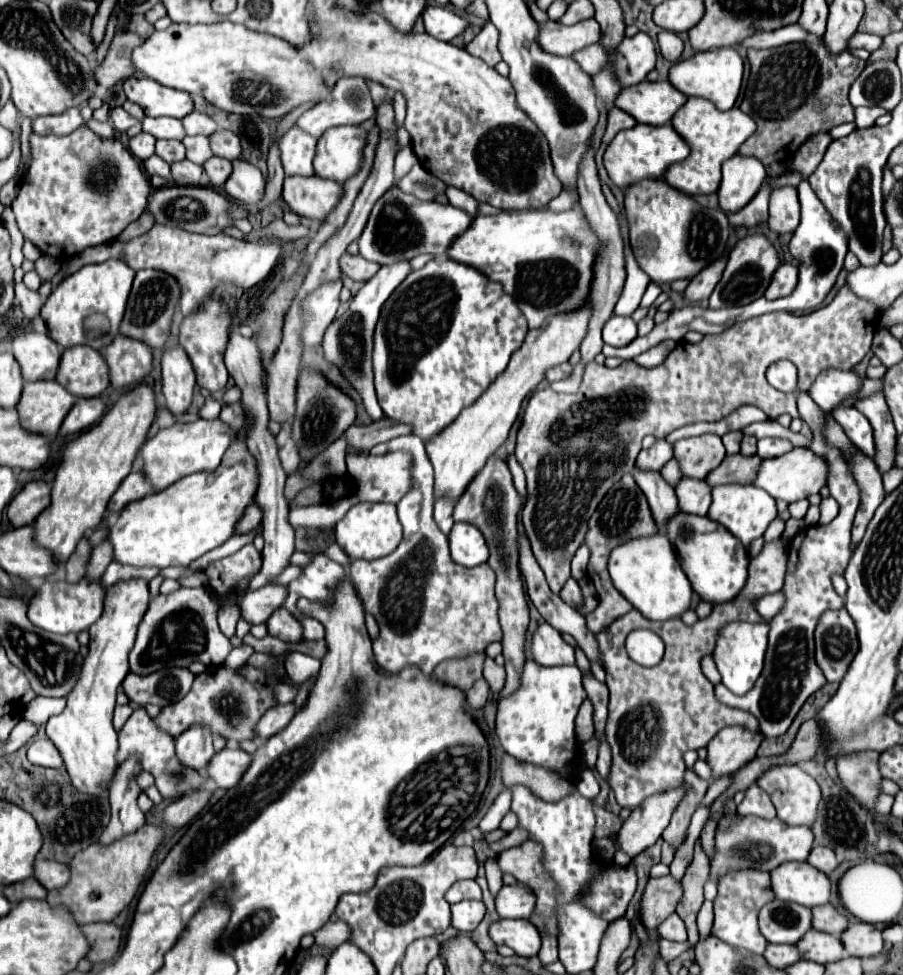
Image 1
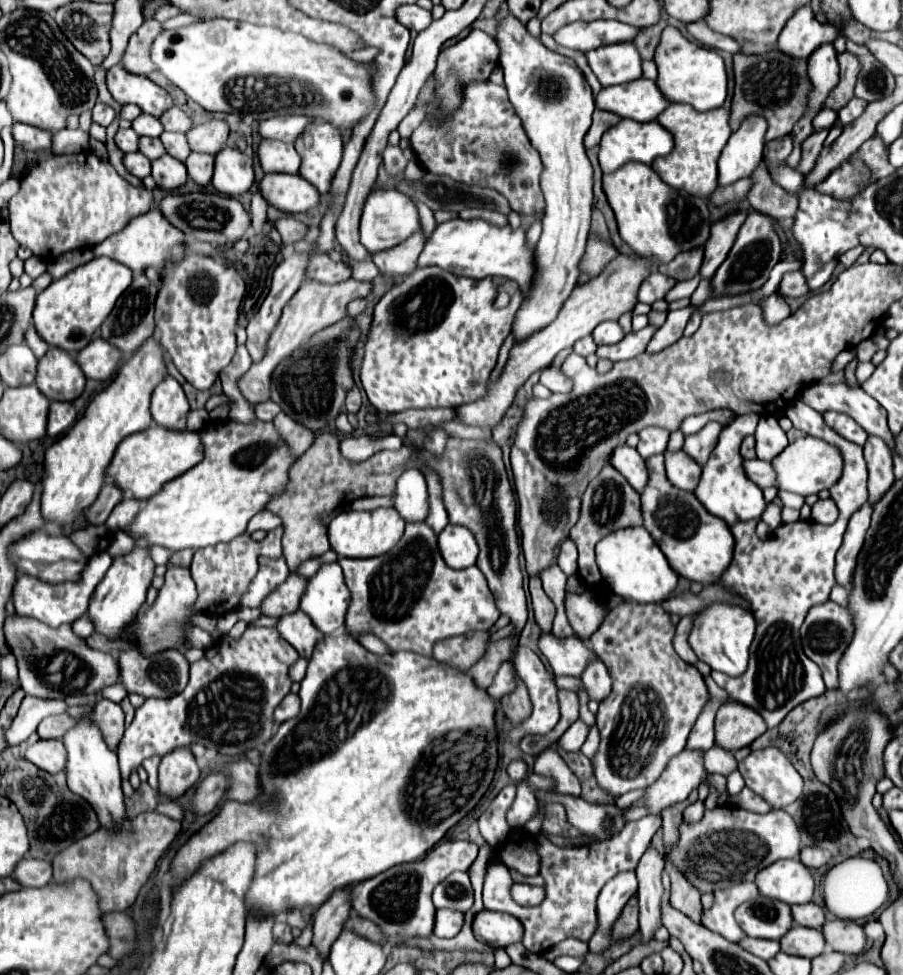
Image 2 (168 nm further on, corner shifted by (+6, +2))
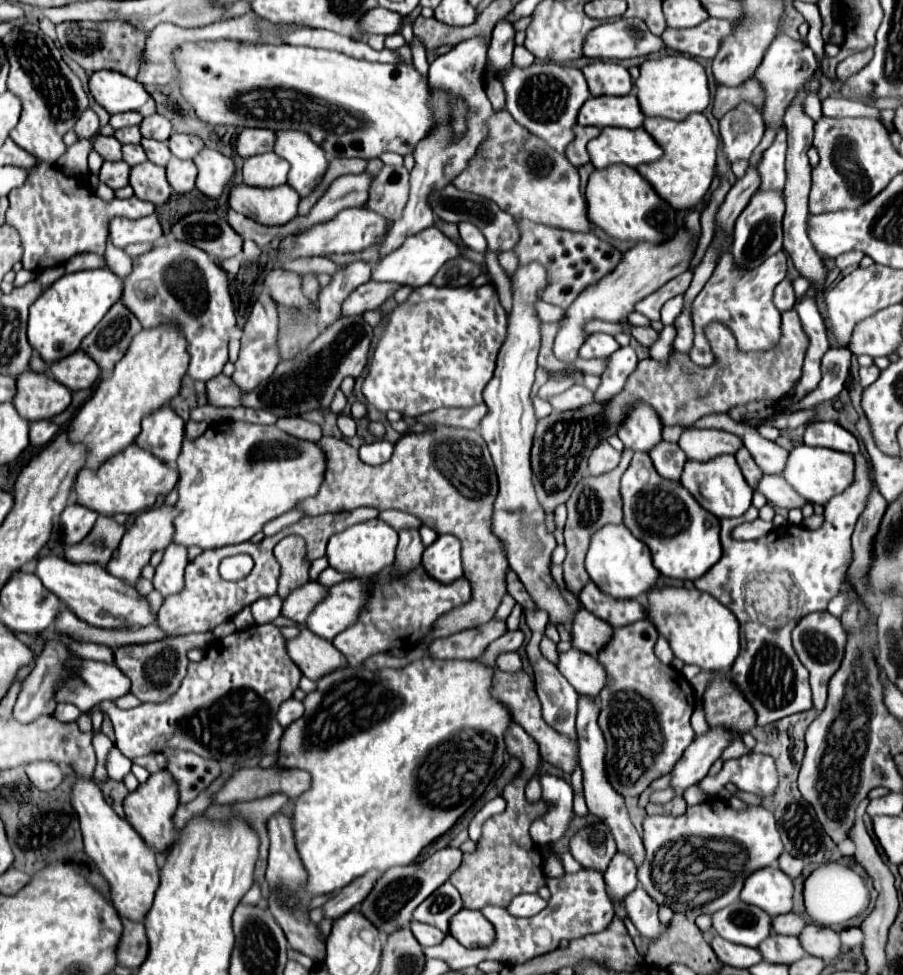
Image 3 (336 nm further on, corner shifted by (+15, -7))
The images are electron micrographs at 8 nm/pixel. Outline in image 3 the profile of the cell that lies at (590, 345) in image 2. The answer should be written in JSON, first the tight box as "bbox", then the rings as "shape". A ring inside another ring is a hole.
{"bbox":[573,358,609,376],"shape":[[[577,358],[573,362],[573,366],[585,374],[595,374],[595,376],[601,376],[601,370],[605,370],[605,362],[609,362],[607,358],[603,360],[583,360],[583,358]]]}

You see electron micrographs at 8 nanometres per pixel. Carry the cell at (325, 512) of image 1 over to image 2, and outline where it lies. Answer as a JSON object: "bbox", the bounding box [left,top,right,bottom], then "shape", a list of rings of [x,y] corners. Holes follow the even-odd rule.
{"bbox":[246,511,282,535],"shape":[[[260,511],[260,513],[256,513],[256,515],[250,519],[250,523],[248,523],[248,527],[246,527],[246,533],[252,535],[256,529],[272,531],[272,529],[276,529],[278,525],[282,525],[282,521],[280,521],[278,515],[270,513],[270,511]]]}

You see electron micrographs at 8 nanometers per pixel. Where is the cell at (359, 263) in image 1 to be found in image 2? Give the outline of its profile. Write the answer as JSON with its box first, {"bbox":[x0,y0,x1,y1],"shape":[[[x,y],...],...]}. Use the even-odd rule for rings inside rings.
{"bbox":[306,255,352,283],"shape":[[[314,255],[310,257],[306,277],[326,281],[326,283],[338,283],[352,277],[352,269],[344,261],[332,261],[328,255]]]}

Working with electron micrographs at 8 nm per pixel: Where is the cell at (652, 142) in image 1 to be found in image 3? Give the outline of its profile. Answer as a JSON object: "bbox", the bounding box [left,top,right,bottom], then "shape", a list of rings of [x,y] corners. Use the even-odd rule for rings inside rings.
{"bbox":[587,128,663,168],"shape":[[[603,128],[597,138],[587,146],[591,164],[595,168],[607,168],[611,164],[639,166],[643,162],[659,160],[663,150],[643,128]]]}

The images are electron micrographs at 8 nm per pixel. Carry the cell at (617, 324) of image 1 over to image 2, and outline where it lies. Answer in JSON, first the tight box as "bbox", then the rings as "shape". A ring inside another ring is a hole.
{"bbox":[592,321,626,345],"shape":[[[604,321],[592,333],[596,345],[614,345],[614,343],[622,341],[624,335],[626,333],[622,331],[622,327],[620,327],[618,321]]]}

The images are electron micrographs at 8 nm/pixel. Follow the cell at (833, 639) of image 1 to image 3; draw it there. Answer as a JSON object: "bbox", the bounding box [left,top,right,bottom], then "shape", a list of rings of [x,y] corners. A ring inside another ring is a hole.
{"bbox":[793,612,847,712],"shape":[[[813,612],[807,614],[793,630],[793,648],[799,656],[799,660],[803,662],[803,666],[809,670],[811,674],[811,690],[813,690],[813,708],[817,712],[821,712],[825,708],[827,702],[827,682],[829,678],[837,672],[841,660],[843,660],[843,652],[845,652],[845,642],[847,642],[847,634],[841,626],[841,620],[835,618],[829,612]]]}

